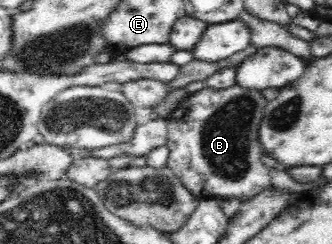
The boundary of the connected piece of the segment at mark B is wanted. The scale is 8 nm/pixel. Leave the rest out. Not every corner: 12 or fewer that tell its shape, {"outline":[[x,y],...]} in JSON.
{"outline":[[233,85],[168,119],[166,167],[195,199],[272,186],[268,102]]}

